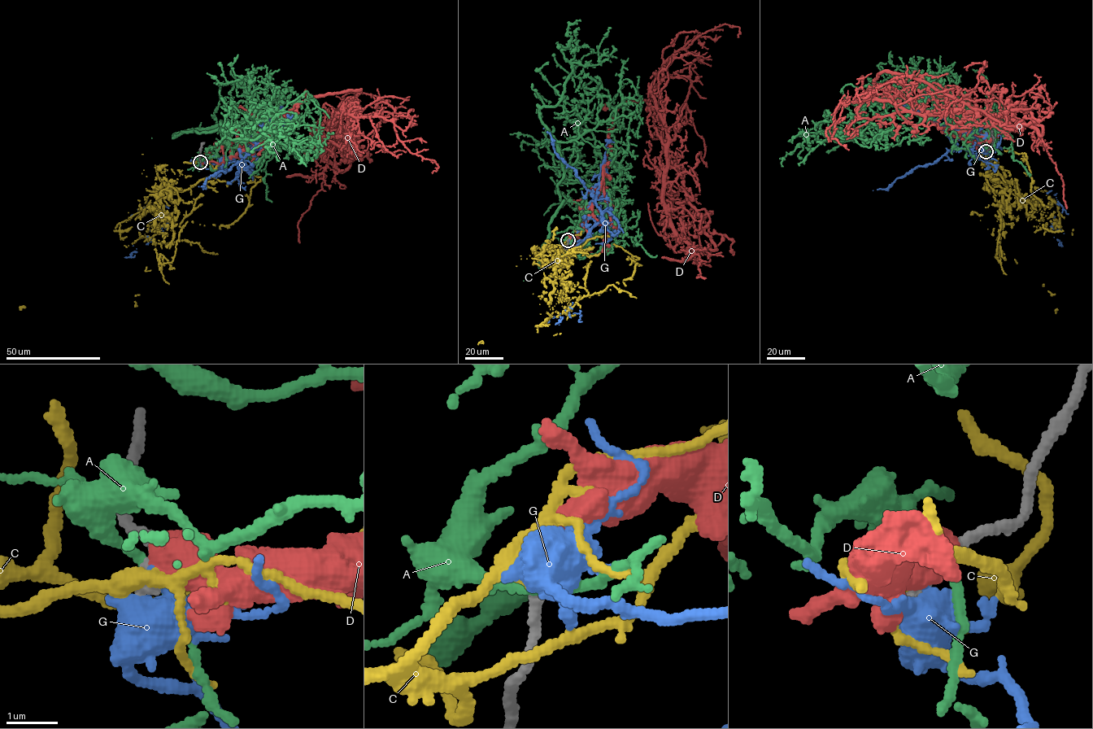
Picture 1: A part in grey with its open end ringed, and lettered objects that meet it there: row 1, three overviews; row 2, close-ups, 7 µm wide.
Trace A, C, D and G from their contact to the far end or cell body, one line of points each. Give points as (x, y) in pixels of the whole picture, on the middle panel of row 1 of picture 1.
A: (568, 241), (601, 230), (606, 202), (559, 172), (539, 111), (572, 63), (600, 62), (611, 28)
C: (568, 240), (587, 241), (558, 270), (550, 264), (581, 246), (565, 272), (578, 305), (479, 342)
D: (568, 240), (592, 215), (614, 112), (655, 101), (666, 146), (661, 66), (722, 24), (738, 37)
G: (568, 240), (581, 240), (563, 257), (550, 278), (573, 313), (581, 315), (578, 320), (568, 315), (555, 325)

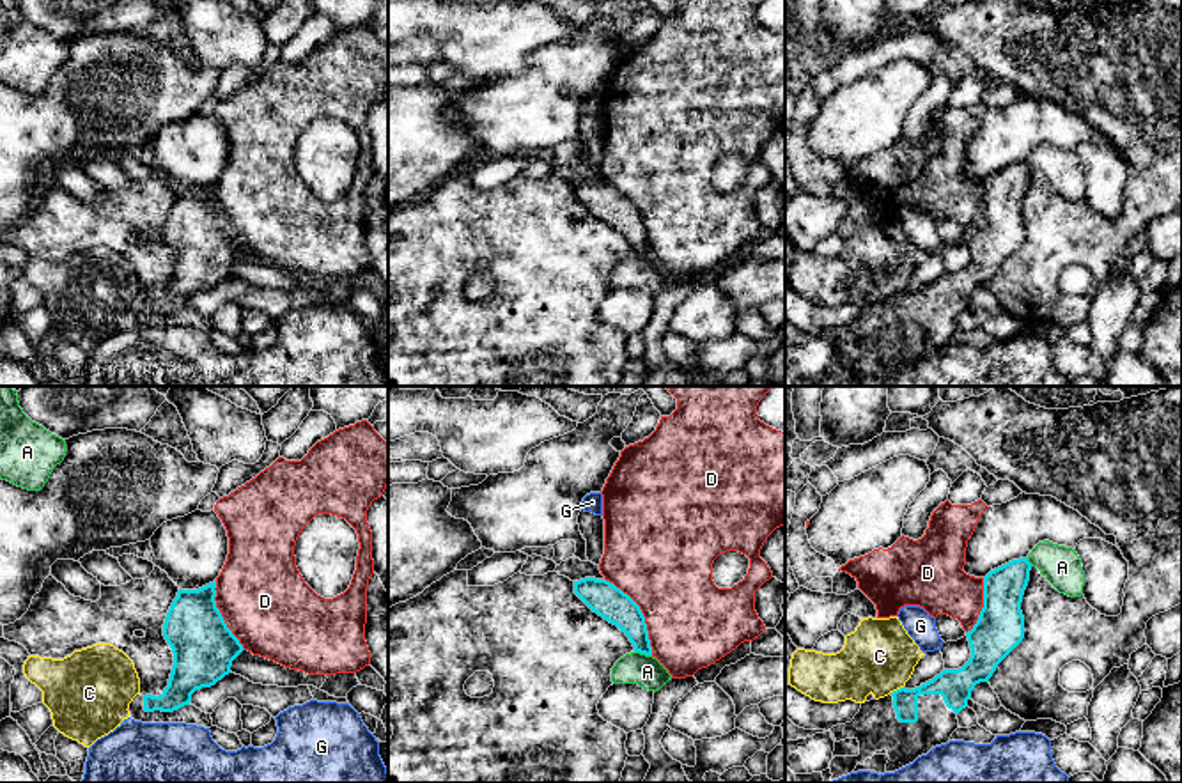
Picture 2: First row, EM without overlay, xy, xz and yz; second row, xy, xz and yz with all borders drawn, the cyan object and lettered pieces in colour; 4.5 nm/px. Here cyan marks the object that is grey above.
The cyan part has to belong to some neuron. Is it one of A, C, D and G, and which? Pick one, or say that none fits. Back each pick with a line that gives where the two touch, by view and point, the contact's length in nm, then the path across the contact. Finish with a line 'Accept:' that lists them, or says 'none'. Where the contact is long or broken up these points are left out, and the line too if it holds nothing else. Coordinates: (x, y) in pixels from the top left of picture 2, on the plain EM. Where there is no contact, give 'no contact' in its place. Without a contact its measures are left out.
Accept: none

